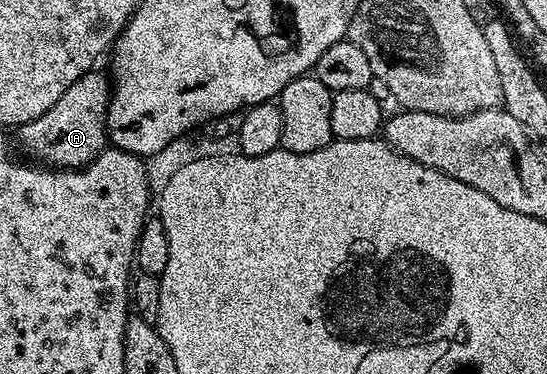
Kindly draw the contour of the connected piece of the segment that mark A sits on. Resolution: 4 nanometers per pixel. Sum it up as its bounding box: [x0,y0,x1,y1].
[16,71,111,169]

